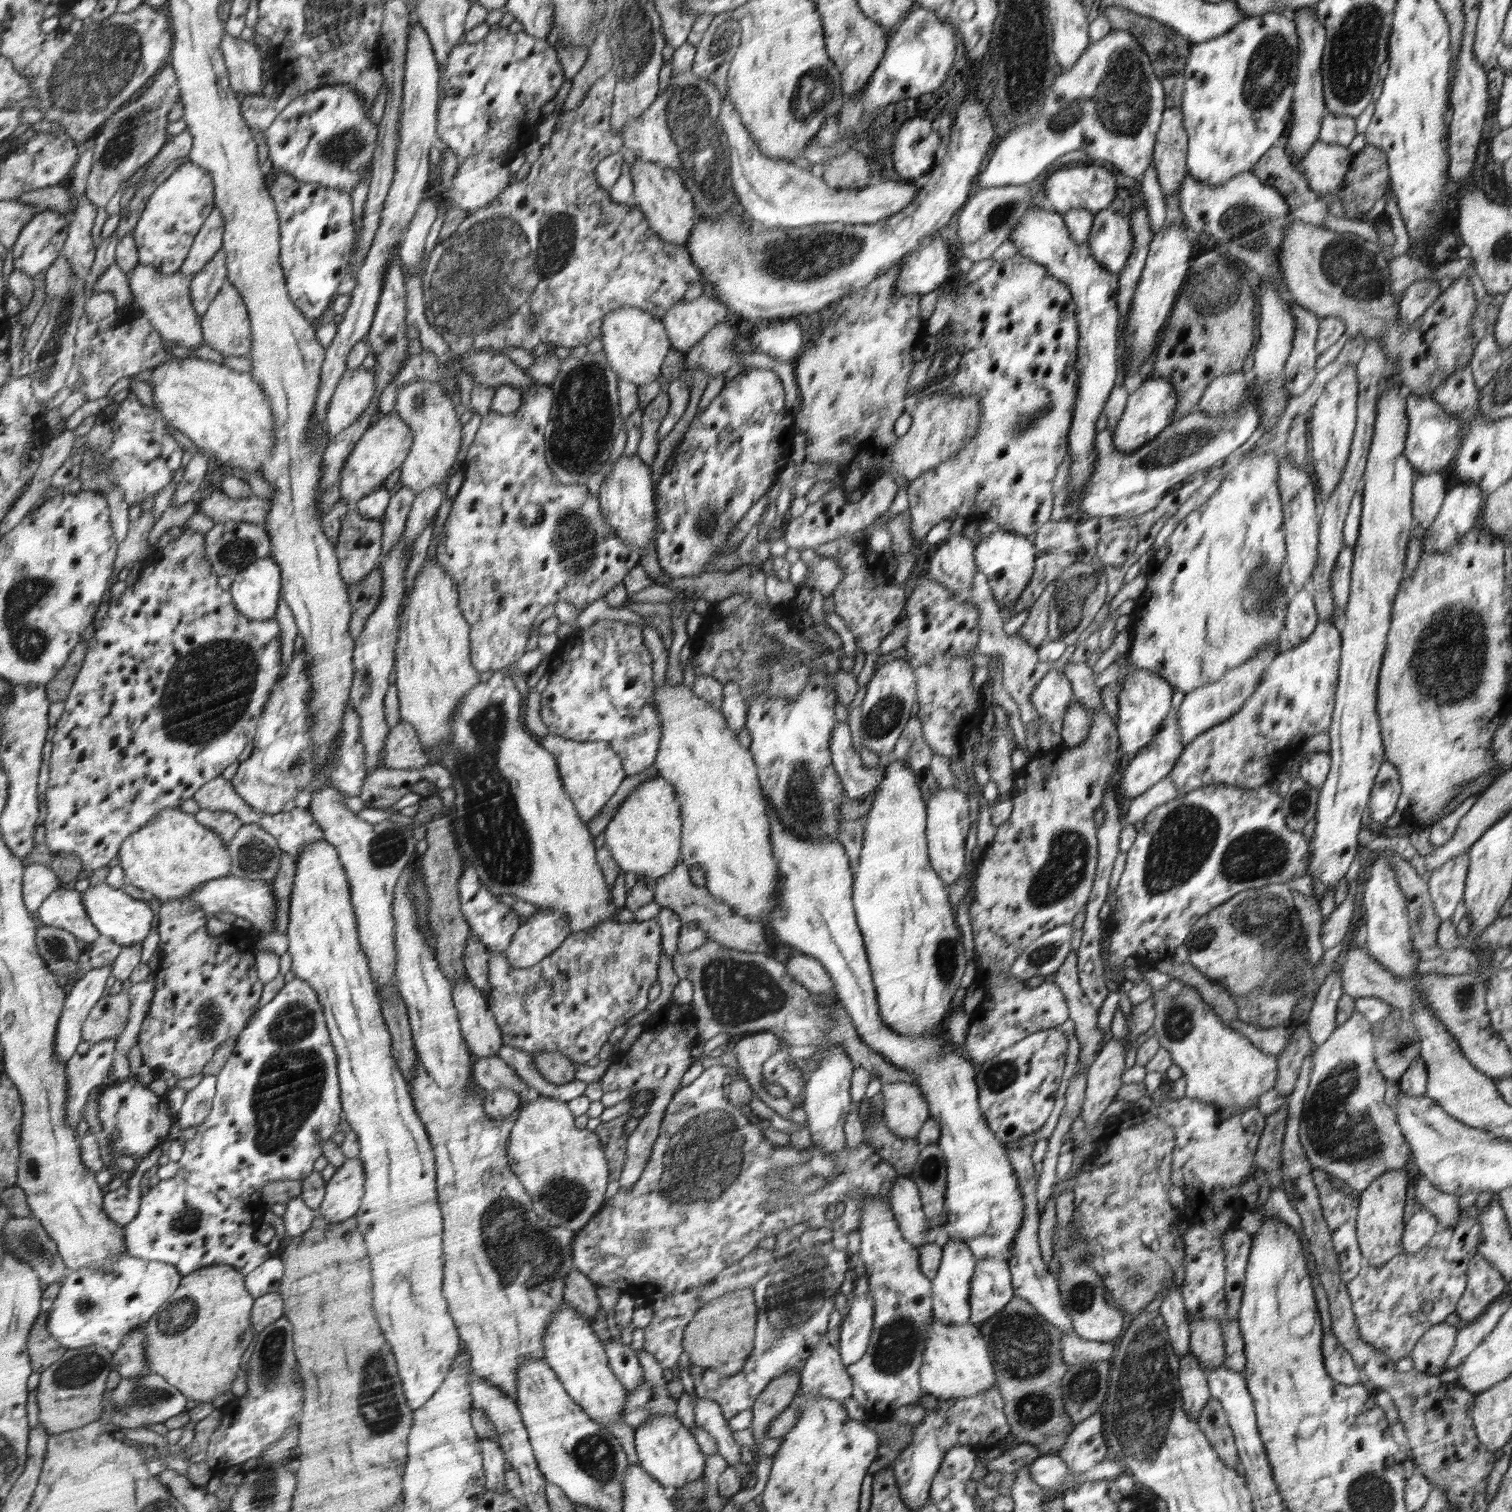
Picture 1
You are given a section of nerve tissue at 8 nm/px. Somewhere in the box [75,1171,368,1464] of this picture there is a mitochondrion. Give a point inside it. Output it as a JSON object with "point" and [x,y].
{"point":[273,1352]}

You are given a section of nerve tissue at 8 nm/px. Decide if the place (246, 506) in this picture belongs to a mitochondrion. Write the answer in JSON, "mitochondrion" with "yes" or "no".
{"mitochondrion":"no"}

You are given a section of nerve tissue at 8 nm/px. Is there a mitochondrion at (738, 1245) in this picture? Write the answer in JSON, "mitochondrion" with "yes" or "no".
{"mitochondrion":"no"}

